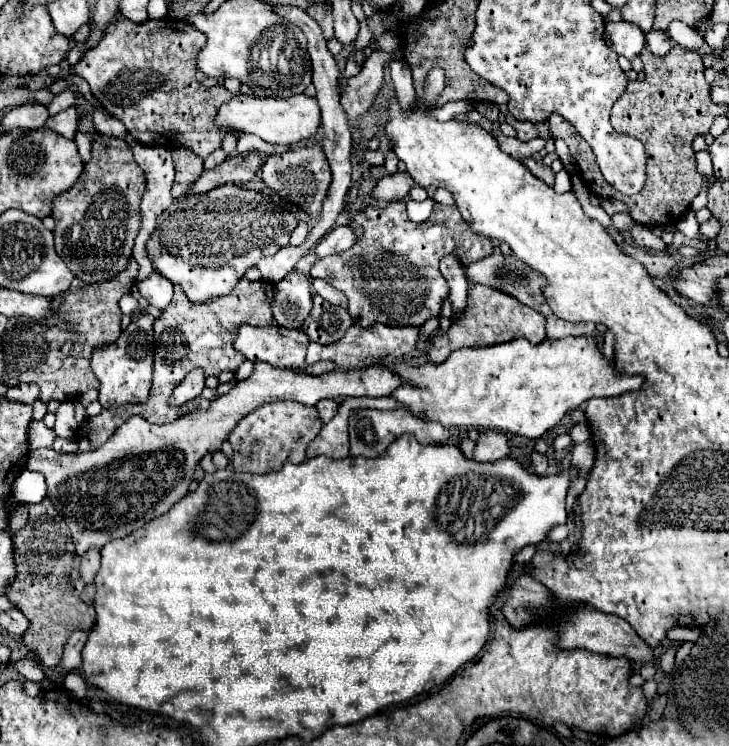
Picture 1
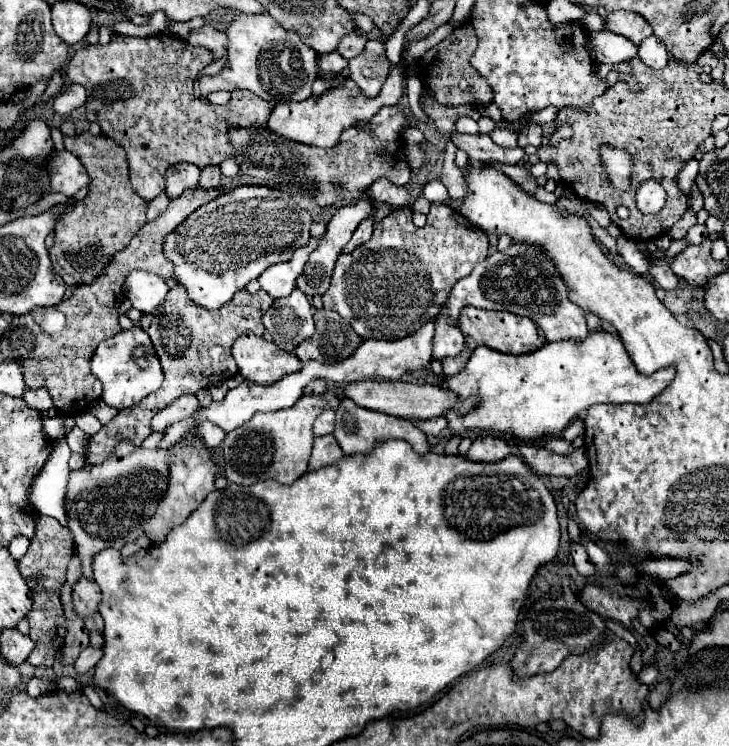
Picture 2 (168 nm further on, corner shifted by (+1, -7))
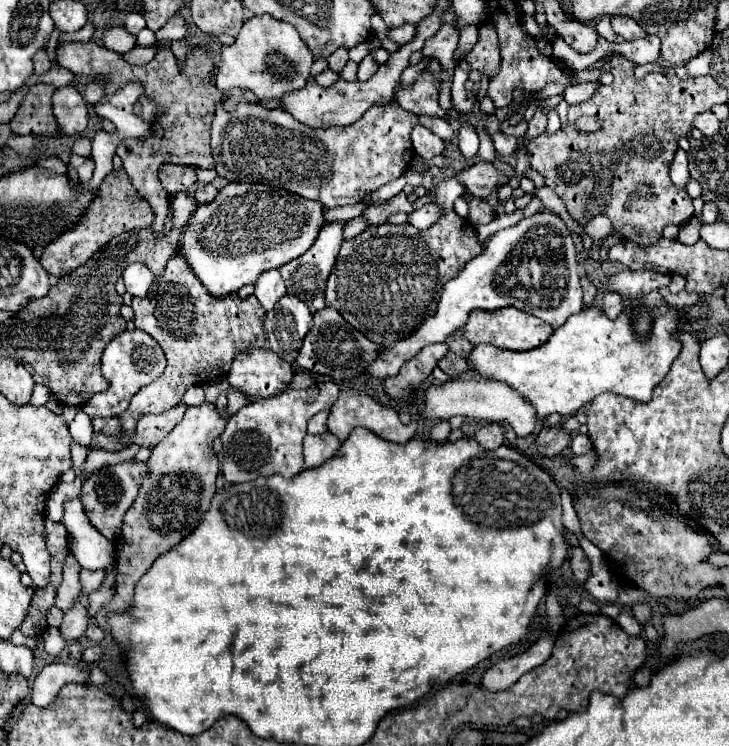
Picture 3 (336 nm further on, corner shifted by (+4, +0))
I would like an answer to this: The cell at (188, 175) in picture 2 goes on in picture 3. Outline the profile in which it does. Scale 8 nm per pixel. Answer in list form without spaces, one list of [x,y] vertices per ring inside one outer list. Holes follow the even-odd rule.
[[[166,163],[160,167],[160,183],[170,195],[178,191],[188,191],[196,183],[196,169],[188,165]]]

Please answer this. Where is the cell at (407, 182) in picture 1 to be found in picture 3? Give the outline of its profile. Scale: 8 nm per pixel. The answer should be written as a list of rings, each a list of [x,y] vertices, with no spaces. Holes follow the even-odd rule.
[[[328,221],[328,223],[324,223],[324,227],[320,229],[314,245],[304,255],[300,255],[300,259],[294,259],[292,263],[286,263],[284,267],[280,267],[282,279],[286,281],[286,287],[288,287],[288,293],[298,295],[306,303],[310,303],[314,295],[324,293],[328,275],[330,275],[330,271],[334,267],[334,261],[336,261],[338,251],[340,251],[342,241],[344,241],[344,237],[342,237],[344,227],[346,227],[346,221]]]

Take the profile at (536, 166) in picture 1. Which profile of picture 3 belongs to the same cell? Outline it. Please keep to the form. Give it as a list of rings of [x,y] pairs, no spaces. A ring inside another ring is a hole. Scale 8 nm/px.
[[[478,161],[460,173],[460,181],[466,185],[466,189],[472,195],[486,199],[494,189],[508,183],[508,177],[500,173],[494,163]]]

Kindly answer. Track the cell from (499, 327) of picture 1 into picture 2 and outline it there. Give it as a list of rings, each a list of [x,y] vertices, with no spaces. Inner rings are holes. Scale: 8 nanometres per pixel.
[[[467,306],[459,316],[459,328],[461,328],[463,338],[465,338],[465,348],[459,352],[459,356],[441,360],[445,376],[455,376],[457,372],[461,372],[465,368],[467,360],[469,360],[469,354],[477,346],[489,346],[489,348],[495,348],[497,352],[503,352],[503,354],[527,354],[527,352],[539,350],[545,344],[543,332],[539,336],[539,330],[537,330],[535,322],[531,322],[525,316],[511,314],[511,312],[487,312],[487,310]]]

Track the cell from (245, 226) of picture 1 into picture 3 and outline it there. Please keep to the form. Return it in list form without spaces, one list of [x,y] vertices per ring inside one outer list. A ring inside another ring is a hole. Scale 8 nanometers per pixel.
[[[228,183],[224,189],[218,191],[214,201],[198,205],[198,209],[192,213],[188,225],[182,231],[180,255],[186,259],[188,267],[194,271],[194,275],[212,297],[226,297],[244,285],[256,283],[262,271],[282,267],[284,263],[308,251],[320,227],[324,225],[322,211],[322,205],[316,201],[308,201],[304,197],[268,187],[264,183]]]

